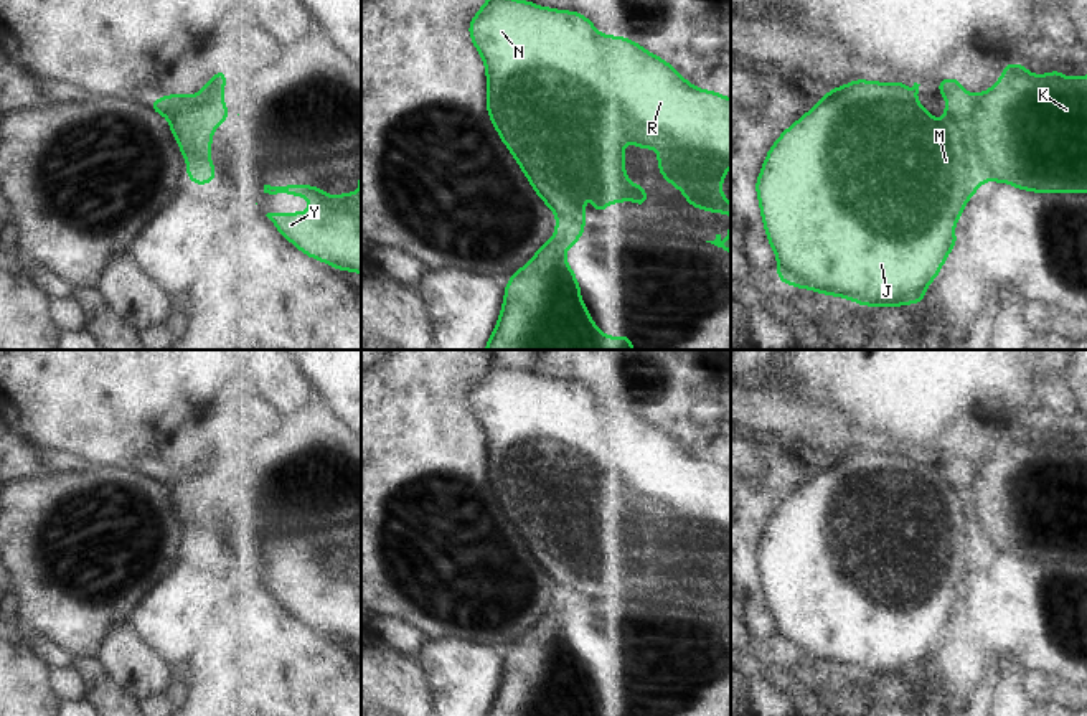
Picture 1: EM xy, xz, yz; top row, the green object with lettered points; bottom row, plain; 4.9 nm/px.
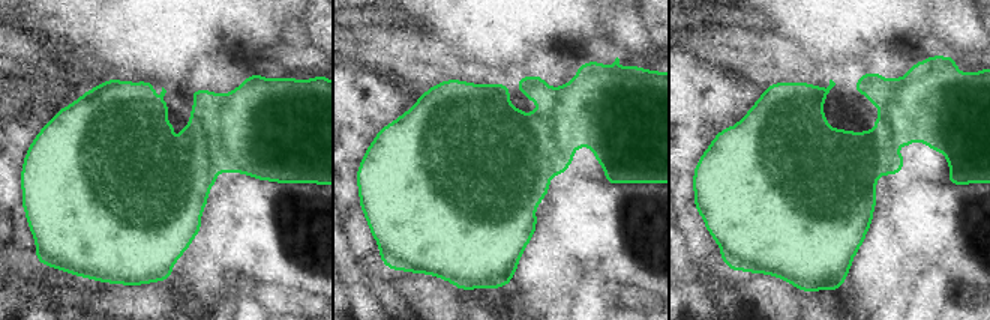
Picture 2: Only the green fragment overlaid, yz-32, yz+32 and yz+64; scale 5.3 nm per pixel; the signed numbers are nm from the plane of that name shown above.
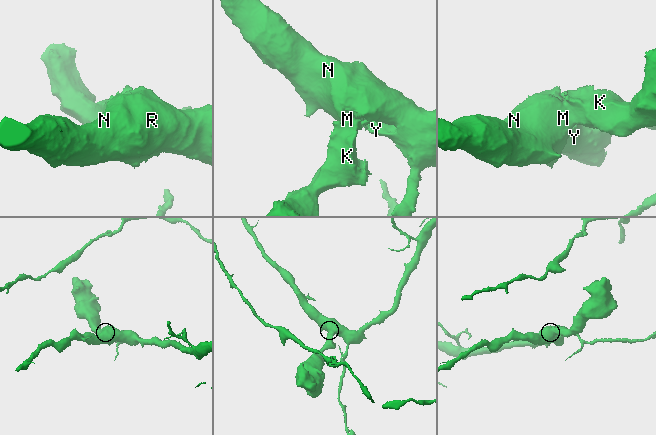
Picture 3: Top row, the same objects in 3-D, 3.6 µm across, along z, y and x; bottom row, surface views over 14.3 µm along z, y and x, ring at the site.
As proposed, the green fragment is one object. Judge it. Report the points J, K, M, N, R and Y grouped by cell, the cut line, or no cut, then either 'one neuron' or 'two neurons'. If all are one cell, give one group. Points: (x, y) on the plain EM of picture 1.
J M N R Y / K; cut in yz along (949, 472), (969, 494), (970, 528), (983, 548); two neurons

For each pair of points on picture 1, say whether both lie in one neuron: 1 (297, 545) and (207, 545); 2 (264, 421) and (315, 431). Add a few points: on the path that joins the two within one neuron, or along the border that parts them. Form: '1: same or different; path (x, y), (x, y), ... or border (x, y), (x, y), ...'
1: same; path (274, 568), (263, 576), (243, 576), (230, 568)
2: different; border (282, 416), (286, 426)

